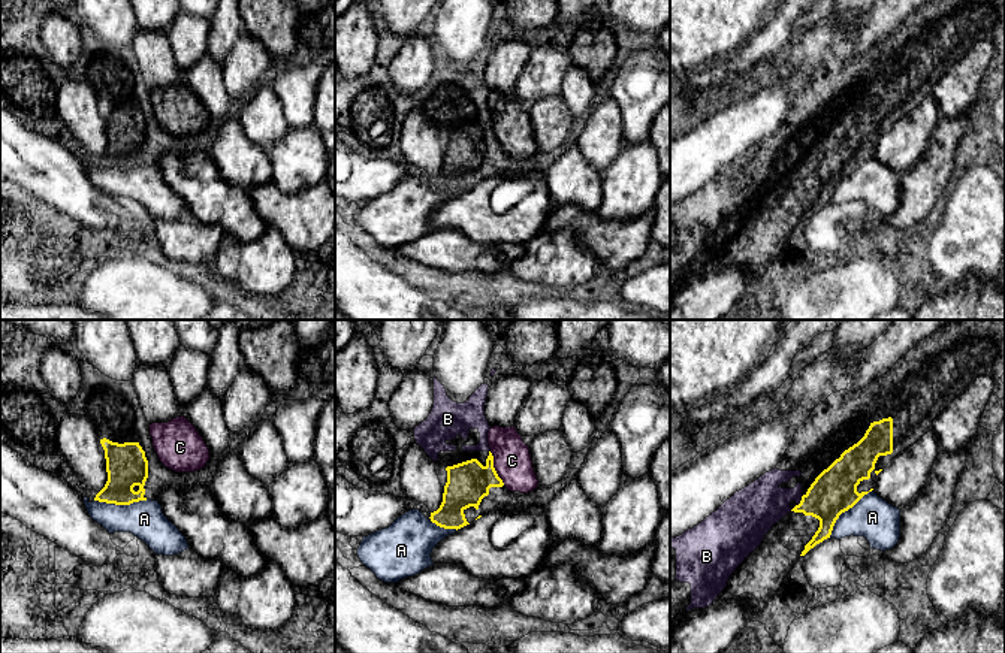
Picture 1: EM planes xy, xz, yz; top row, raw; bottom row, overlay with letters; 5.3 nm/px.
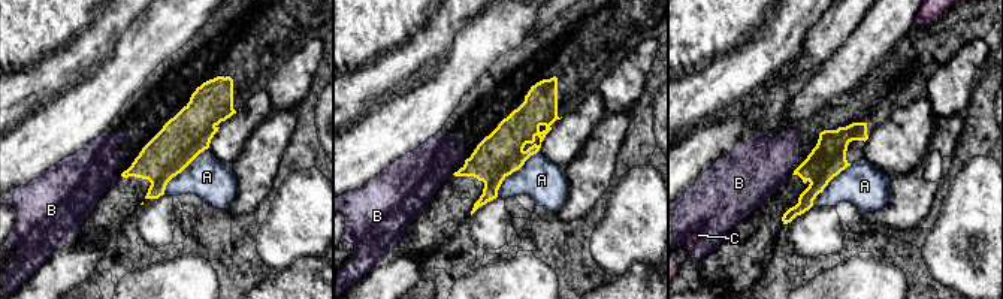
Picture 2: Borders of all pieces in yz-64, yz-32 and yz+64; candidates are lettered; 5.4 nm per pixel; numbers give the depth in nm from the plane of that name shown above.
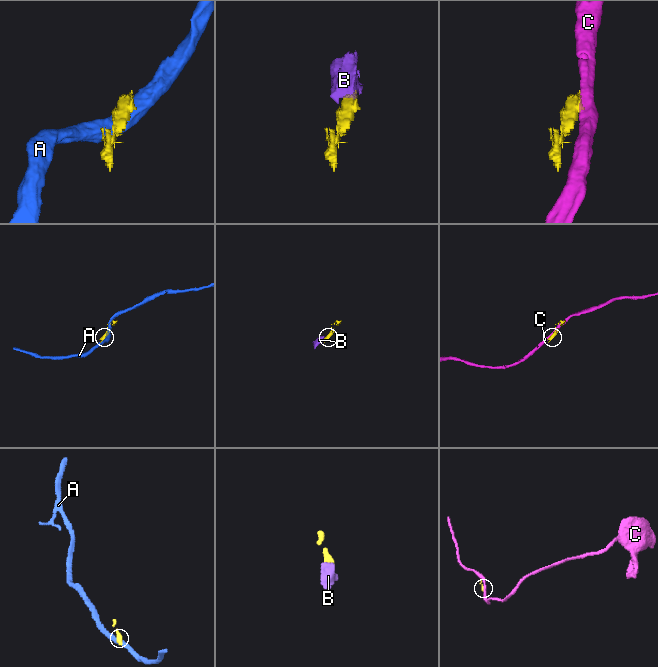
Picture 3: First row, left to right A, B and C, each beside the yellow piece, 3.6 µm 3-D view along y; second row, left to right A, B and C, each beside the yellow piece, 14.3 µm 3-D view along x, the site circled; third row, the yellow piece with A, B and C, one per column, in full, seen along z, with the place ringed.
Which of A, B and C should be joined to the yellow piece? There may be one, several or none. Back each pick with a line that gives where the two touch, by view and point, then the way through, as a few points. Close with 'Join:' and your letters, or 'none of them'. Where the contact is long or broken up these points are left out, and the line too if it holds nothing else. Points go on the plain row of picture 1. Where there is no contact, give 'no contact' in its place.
B: contact yz (800, 166); way yz (833, 157), (823, 166), (800, 166), (782, 162), (755, 174)
Join: B

